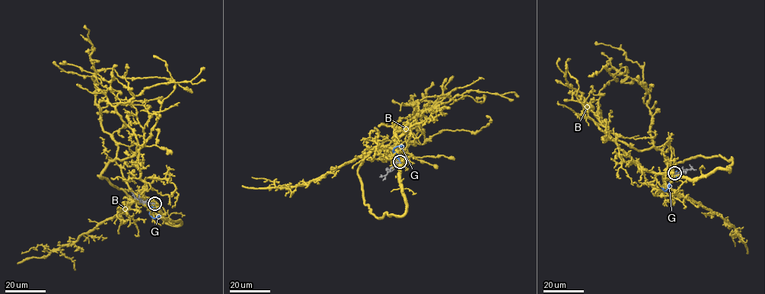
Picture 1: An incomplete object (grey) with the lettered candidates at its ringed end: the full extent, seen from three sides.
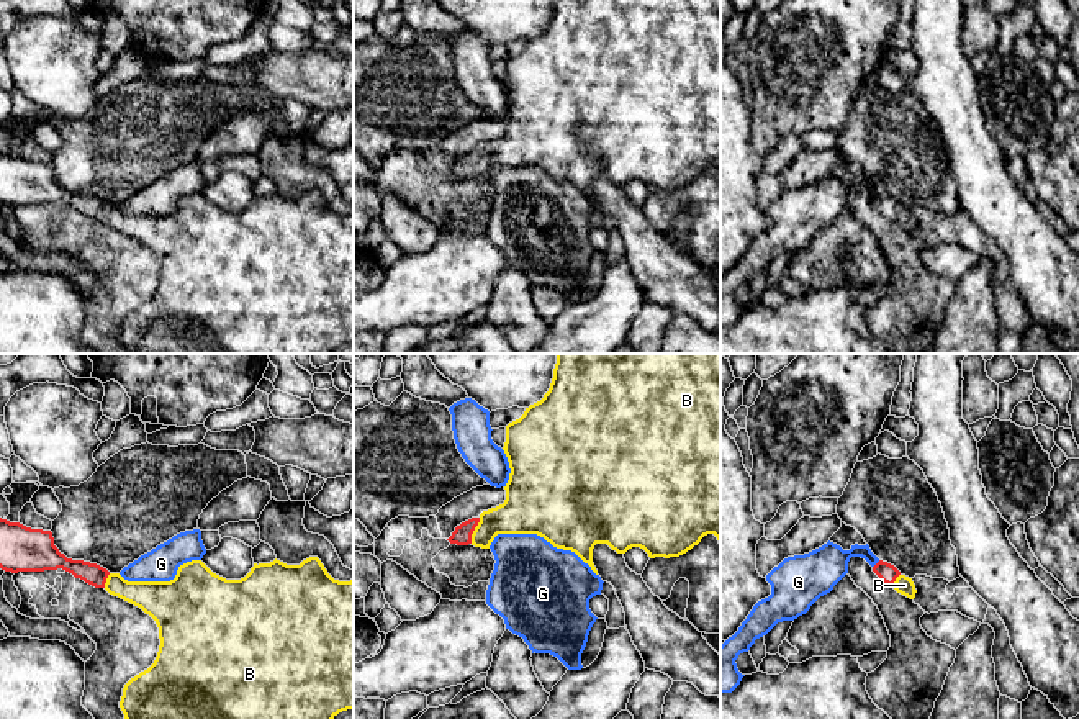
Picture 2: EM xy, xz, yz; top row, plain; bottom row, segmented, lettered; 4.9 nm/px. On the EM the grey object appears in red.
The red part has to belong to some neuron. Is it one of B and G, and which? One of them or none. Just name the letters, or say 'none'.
B

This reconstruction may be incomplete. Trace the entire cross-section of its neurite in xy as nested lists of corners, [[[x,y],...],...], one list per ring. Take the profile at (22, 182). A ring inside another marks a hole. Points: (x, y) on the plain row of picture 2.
[[[0,151],[0,201],[11,206],[62,201],[75,211],[95,221],[105,221],[110,228],[141,241],[156,254],[160,272],[157,290],[147,303],[131,311],[123,321],[120,341],[126,354],[332,354],[339,346],[354,342],[354,213],[334,213],[318,190],[309,190],[300,198],[287,198],[277,192],[270,197],[254,197],[241,213],[226,213],[213,206],[201,193],[192,193],[180,198],[170,215],[128,215],[120,206],[110,206],[97,197],[67,192],[54,179],[51,164],[31,162]]]

